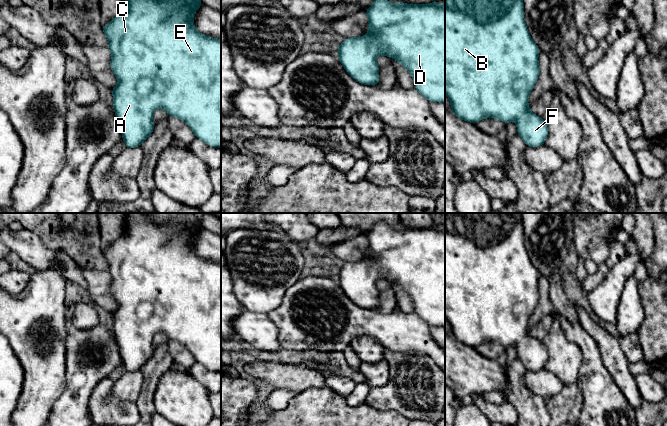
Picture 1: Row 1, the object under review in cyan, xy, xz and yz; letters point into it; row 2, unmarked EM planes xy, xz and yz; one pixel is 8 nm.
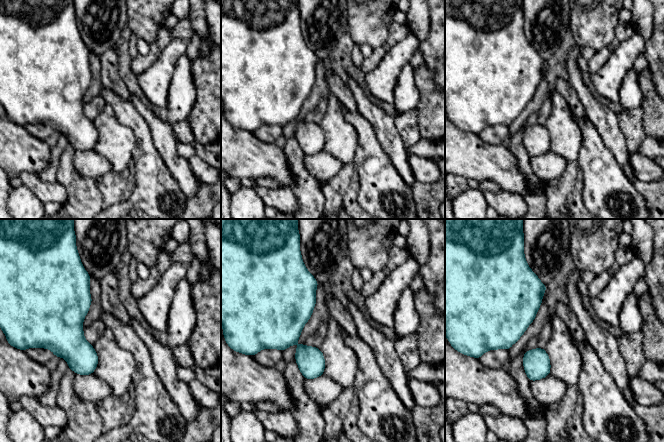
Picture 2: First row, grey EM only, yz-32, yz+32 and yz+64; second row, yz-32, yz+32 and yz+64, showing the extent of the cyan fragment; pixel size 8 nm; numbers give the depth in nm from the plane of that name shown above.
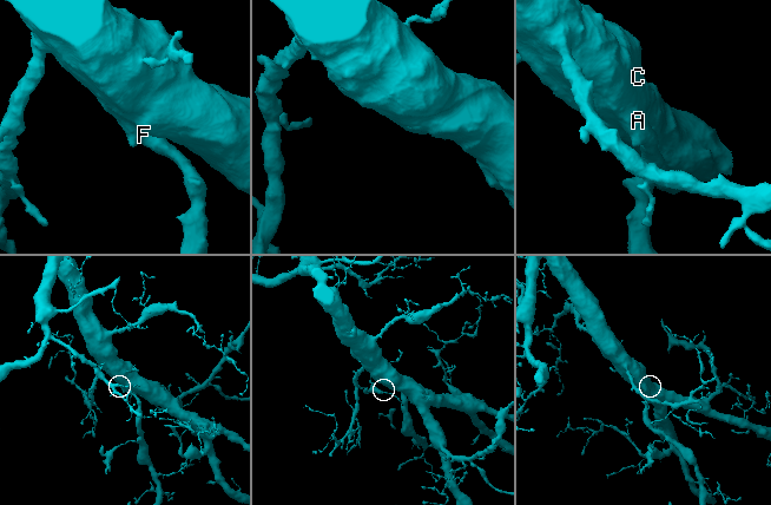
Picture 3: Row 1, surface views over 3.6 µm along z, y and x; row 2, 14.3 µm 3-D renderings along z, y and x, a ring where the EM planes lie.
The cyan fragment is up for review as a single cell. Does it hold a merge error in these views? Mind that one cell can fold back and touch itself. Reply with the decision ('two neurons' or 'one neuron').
one neuron

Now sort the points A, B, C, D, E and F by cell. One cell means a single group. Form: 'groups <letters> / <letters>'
groups A B C D E F

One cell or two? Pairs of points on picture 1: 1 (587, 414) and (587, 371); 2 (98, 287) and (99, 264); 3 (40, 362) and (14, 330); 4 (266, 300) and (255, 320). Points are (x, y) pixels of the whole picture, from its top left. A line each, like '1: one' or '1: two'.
1: one
2: two
3: one
4: two

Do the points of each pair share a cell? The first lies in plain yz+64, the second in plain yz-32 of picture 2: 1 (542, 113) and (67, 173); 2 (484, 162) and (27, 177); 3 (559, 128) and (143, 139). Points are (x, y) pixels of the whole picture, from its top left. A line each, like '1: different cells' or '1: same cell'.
1: same cell
2: different cells
3: different cells

